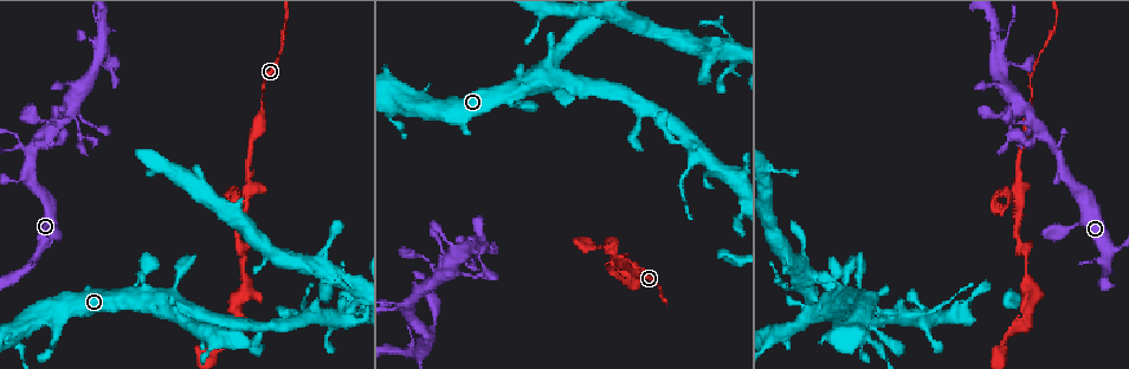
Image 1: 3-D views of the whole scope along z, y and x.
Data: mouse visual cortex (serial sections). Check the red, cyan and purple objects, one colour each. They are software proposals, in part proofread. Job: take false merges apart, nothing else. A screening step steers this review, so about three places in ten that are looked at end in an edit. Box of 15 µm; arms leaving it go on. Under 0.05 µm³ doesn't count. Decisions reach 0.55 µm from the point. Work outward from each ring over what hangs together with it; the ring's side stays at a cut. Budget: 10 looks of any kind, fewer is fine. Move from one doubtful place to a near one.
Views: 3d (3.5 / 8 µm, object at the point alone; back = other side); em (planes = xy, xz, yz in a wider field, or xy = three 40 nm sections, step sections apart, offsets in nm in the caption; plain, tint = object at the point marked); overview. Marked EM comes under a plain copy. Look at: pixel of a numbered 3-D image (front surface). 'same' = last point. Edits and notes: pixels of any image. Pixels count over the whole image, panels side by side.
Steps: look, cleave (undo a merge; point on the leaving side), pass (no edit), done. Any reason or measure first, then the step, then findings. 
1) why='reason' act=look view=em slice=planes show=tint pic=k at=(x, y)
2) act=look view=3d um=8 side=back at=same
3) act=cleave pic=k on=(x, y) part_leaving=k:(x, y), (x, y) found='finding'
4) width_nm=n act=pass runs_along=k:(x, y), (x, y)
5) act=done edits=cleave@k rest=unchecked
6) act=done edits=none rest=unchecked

act=look view=em slice=xy step=5 show=tint pic=1 at=(248, 191)

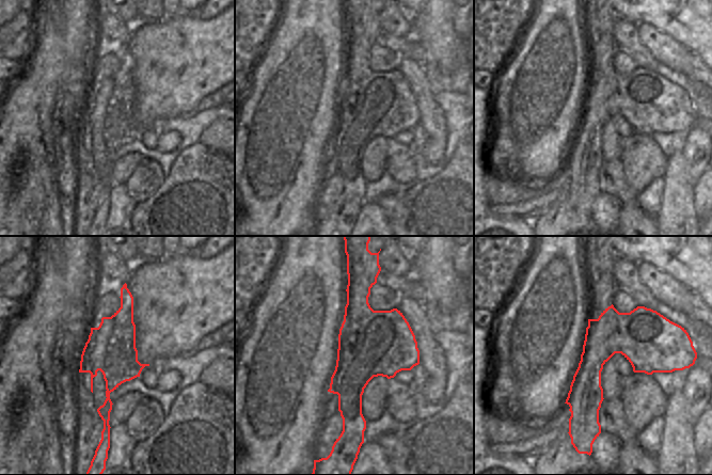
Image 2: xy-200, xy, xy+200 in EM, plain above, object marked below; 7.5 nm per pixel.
act=look view=3d um=3.5 side=back at=same

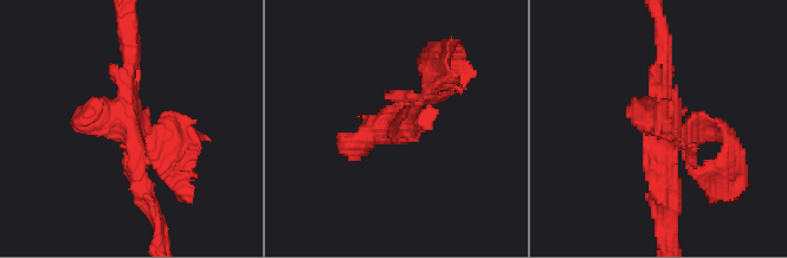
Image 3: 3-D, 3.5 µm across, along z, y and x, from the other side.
act=cleave pic=3 on=(136, 181) part_leaving=3:(127, 81), (123, 124), (142, 189) found='two cells meet here'

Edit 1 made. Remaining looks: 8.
why='small branch off a trunk' act=look view=3d um=3.5 pic=1 at=(911, 315)

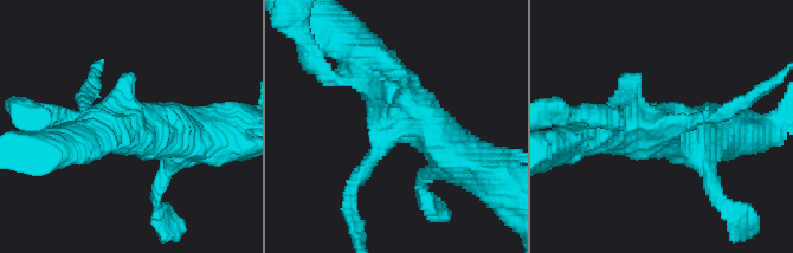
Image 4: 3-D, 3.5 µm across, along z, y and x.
act=look view=em slice=xy step=5 show=tint pic=4 at=(395, 128)

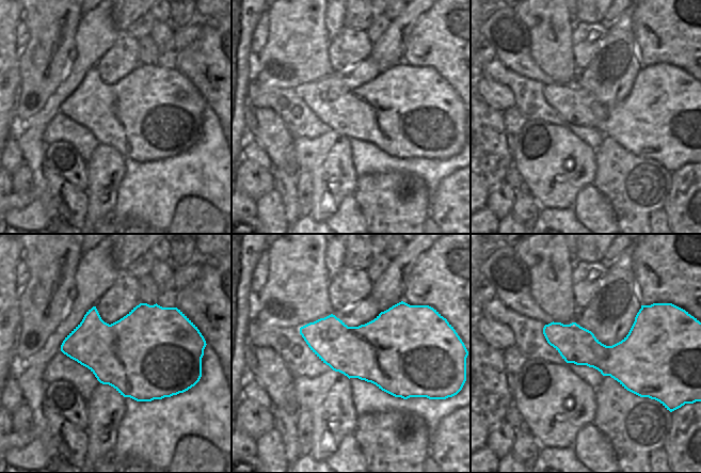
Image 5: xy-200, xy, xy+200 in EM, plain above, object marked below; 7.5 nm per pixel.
width_nm=500 act=cleave pic=4 on=(83, 97) part_leaving=4:(372, 157), (349, 194), (356, 239) found='a second cell is stuck on'

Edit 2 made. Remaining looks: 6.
why='see it whole again' act=look view=overview

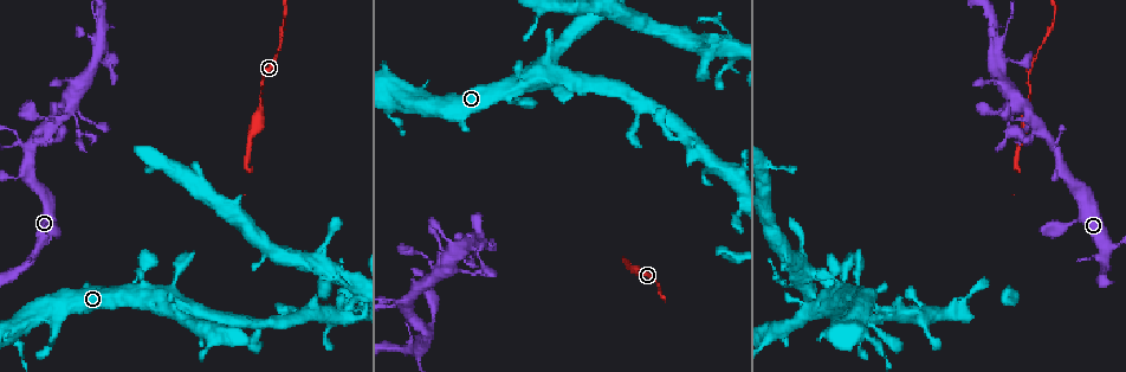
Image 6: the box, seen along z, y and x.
why='four or more arms meet' act=look view=3d um=3.5 pic=6 at=(404, 299)

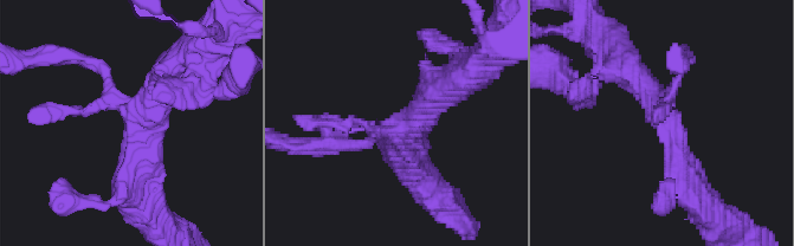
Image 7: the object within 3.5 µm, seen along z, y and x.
arms=4 arm_widths_nm=100,150,350,350 why='shape alone is not enough' act=look view=em slice=planes show=tint pic=7 at=(667, 120)

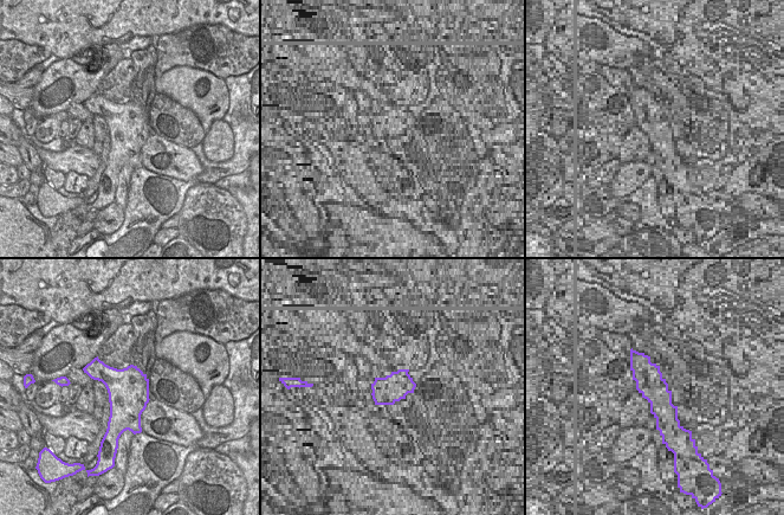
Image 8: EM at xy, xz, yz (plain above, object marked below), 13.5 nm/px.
width_nm=550 act=pass runs_along=7:(695, 193), (670, 123), (625, 62) found='continuous, no second cell'

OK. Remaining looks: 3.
why='two arms at a narrow angle' act=look view=3d um=3.5 pic=6 at=(483, 244)

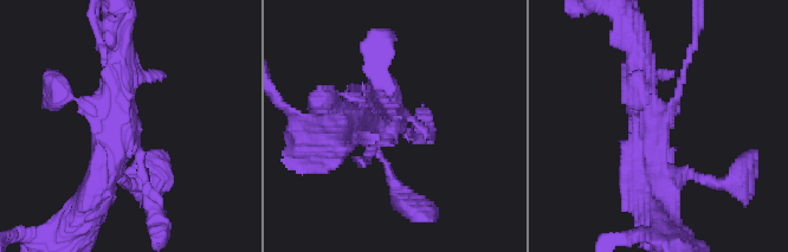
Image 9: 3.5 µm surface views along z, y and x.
why='shape alone is not enough' act=look view=em slice=planes show=tint pic=9 at=(122, 132)

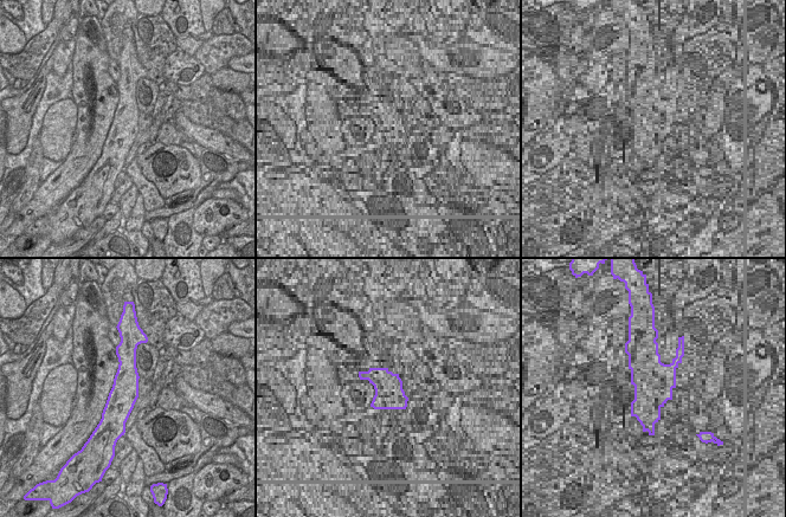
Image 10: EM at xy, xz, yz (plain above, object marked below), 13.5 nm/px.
act=look view=em slice=xy step=1 show=tint at=same

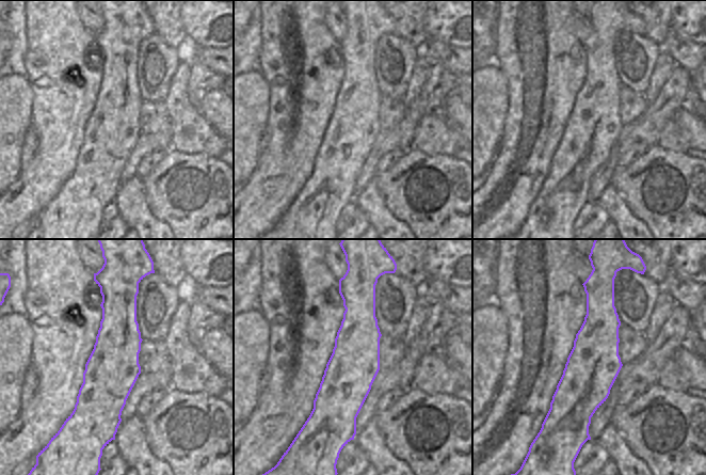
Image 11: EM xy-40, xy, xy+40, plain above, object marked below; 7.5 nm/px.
width_nm=380 act=cleave pic=9 on=(102, 49) part_leaving=9:(675, 97), (696, 25) found='two cells meet here'

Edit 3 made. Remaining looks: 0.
act=done edits=cleave@3,cleave@4,cleave@9 rest=unchecked

